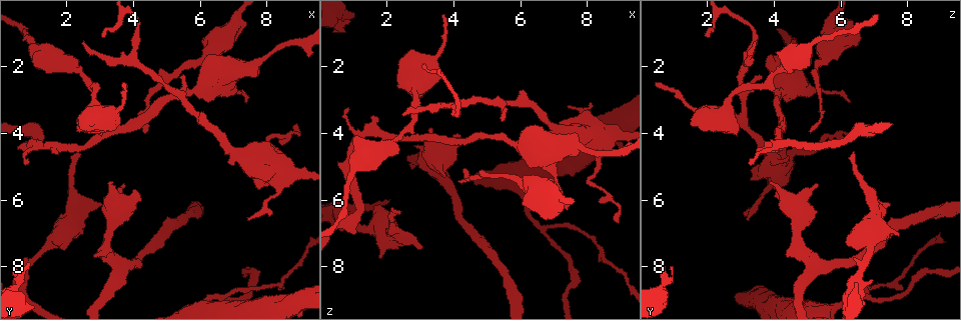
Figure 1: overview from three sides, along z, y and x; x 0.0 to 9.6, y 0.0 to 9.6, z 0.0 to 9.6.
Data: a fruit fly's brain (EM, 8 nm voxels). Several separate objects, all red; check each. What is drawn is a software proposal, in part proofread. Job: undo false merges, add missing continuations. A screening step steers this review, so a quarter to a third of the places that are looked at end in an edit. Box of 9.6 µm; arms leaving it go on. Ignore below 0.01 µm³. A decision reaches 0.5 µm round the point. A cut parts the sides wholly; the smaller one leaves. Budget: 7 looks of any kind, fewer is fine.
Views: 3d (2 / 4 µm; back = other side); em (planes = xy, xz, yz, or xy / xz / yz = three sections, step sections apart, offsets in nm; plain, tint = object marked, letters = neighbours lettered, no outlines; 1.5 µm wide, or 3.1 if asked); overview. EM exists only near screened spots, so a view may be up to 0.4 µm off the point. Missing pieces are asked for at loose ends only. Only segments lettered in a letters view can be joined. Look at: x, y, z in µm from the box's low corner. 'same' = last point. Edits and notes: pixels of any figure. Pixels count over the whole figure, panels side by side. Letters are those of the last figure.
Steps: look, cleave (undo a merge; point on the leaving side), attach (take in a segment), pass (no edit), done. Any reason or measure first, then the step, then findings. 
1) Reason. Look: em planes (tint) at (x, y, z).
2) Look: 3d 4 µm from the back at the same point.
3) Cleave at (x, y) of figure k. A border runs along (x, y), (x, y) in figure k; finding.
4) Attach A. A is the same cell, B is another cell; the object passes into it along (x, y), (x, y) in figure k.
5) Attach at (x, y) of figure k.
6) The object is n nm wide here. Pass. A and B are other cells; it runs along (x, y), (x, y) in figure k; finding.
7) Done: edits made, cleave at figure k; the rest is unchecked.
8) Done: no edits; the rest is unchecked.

Sudden change in width. Look: 3d 4 µm at (6.90, 2.70, 5.05).

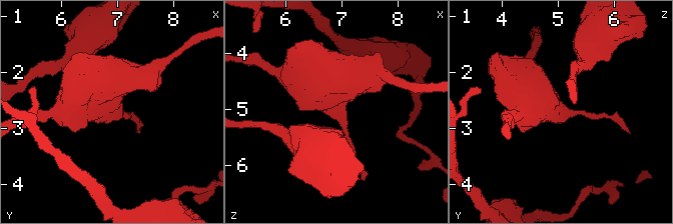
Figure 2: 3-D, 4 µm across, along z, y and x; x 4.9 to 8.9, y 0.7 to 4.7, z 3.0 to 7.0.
Shape alone is not enough. Look: em yz step 4 (letters) at (6.85, 2.70, 5.05).

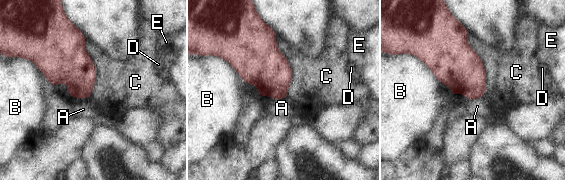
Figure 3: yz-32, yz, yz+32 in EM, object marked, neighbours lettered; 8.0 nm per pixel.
Another direction. Look: em planes (letters) at the same point.

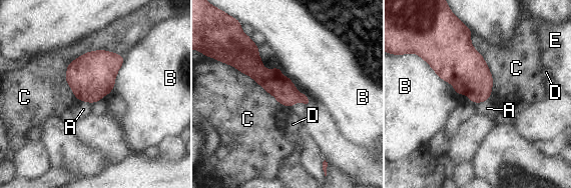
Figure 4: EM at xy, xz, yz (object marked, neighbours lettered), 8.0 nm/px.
The object is 190 nm wide here. Pass. A, B, C, D and E are other cells; all the same neuron.

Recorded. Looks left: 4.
Look: 3d 4 µm at (1.20, 4.40, 4.10).

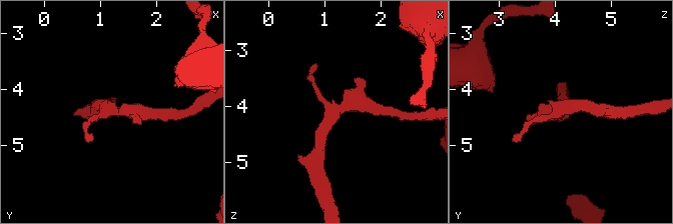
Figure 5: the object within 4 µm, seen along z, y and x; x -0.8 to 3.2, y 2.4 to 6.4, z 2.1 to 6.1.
Look: em planes (plain) at (1.20, 4.35, 4.05).

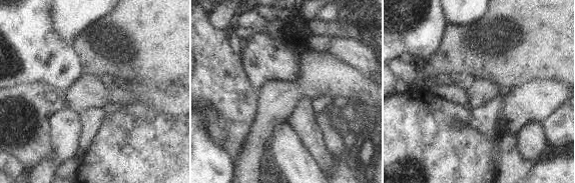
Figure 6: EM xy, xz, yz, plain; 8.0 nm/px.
Look: em planes (letters) at the same point.

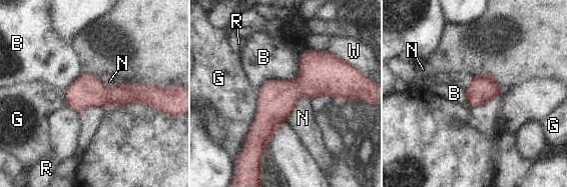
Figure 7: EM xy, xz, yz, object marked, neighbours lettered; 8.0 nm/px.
The object is 220 nm wide here. Pass. B, G, N, R and W are other cells; continuous, no second neuron.

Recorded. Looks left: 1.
Done: no edits; the rest is unchecked.

